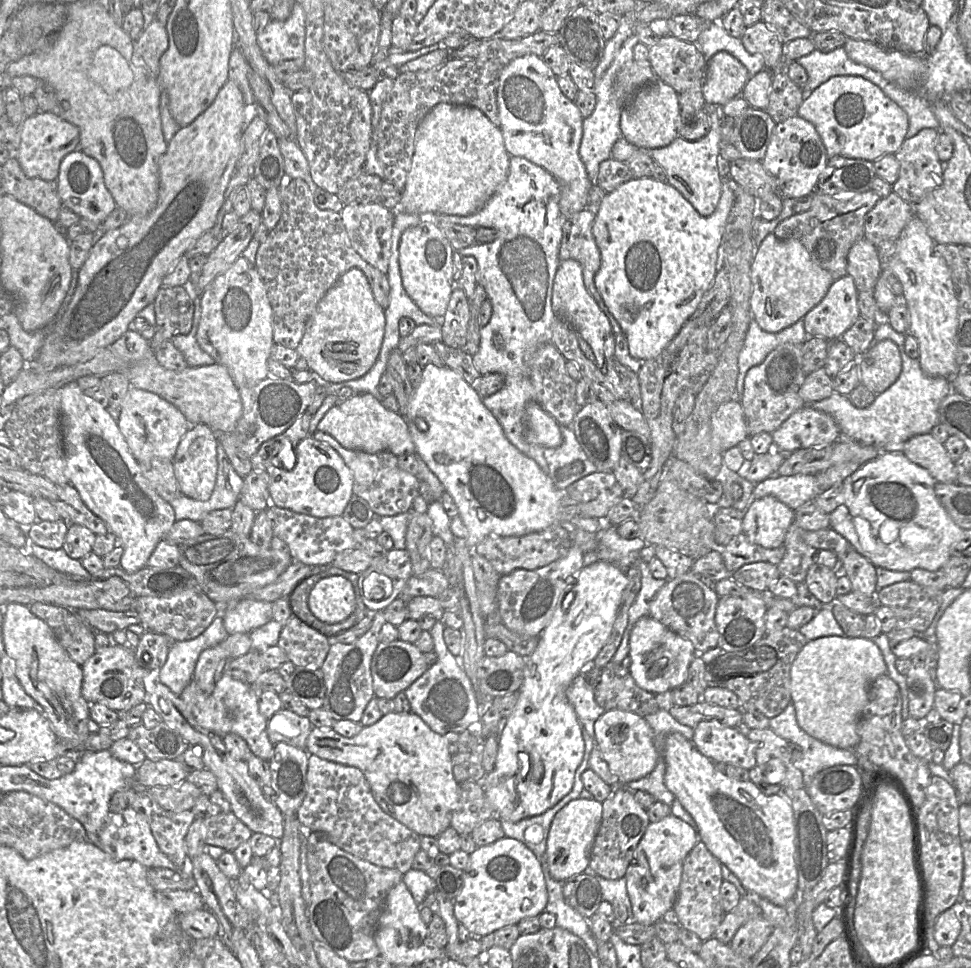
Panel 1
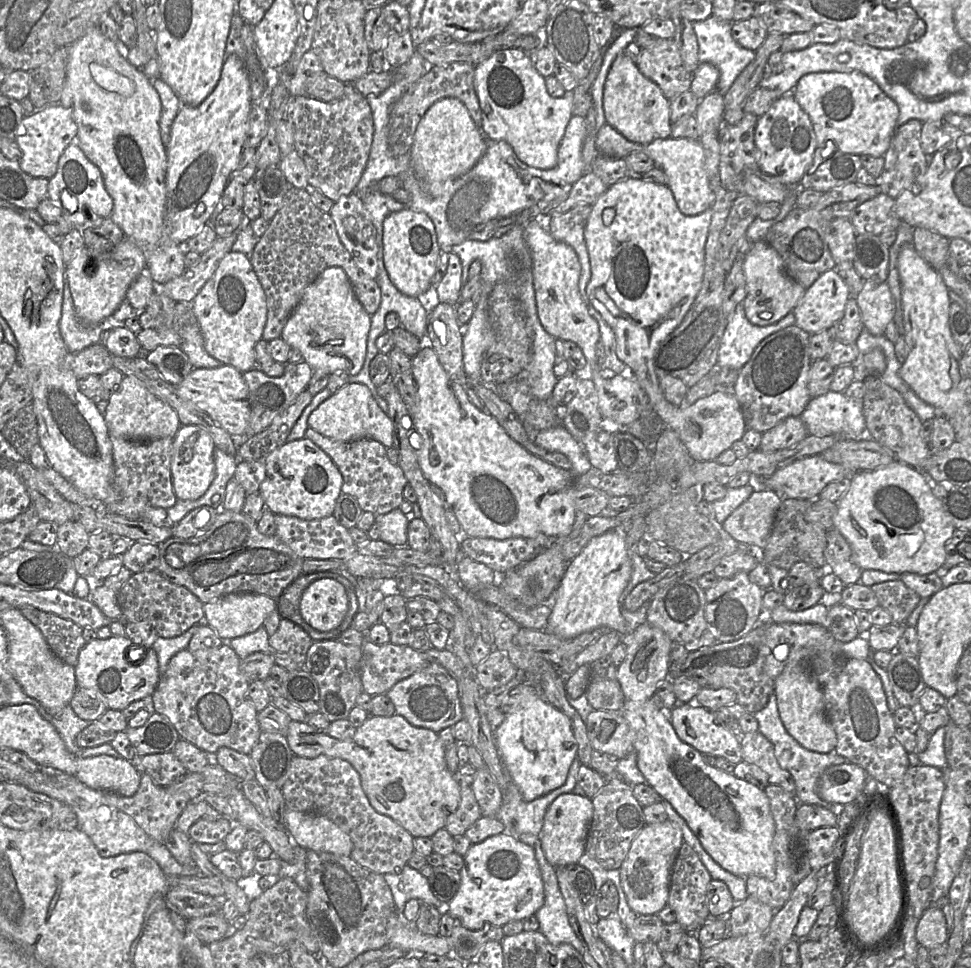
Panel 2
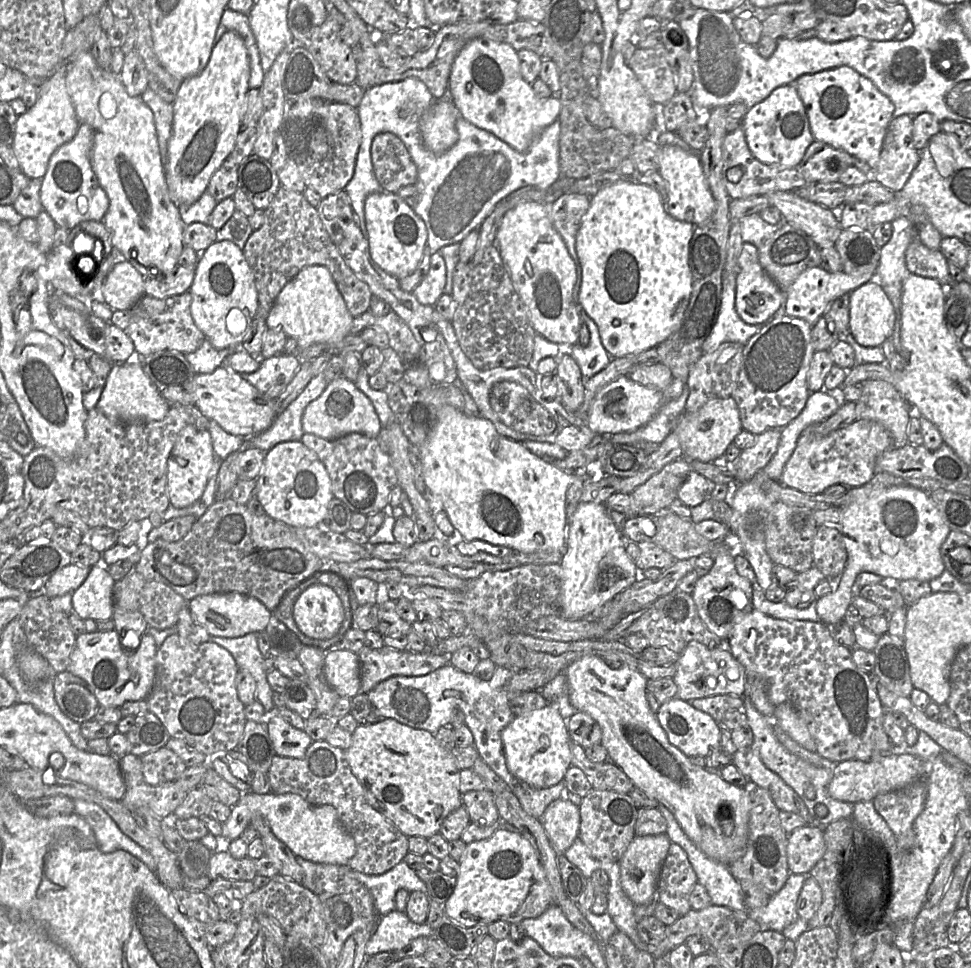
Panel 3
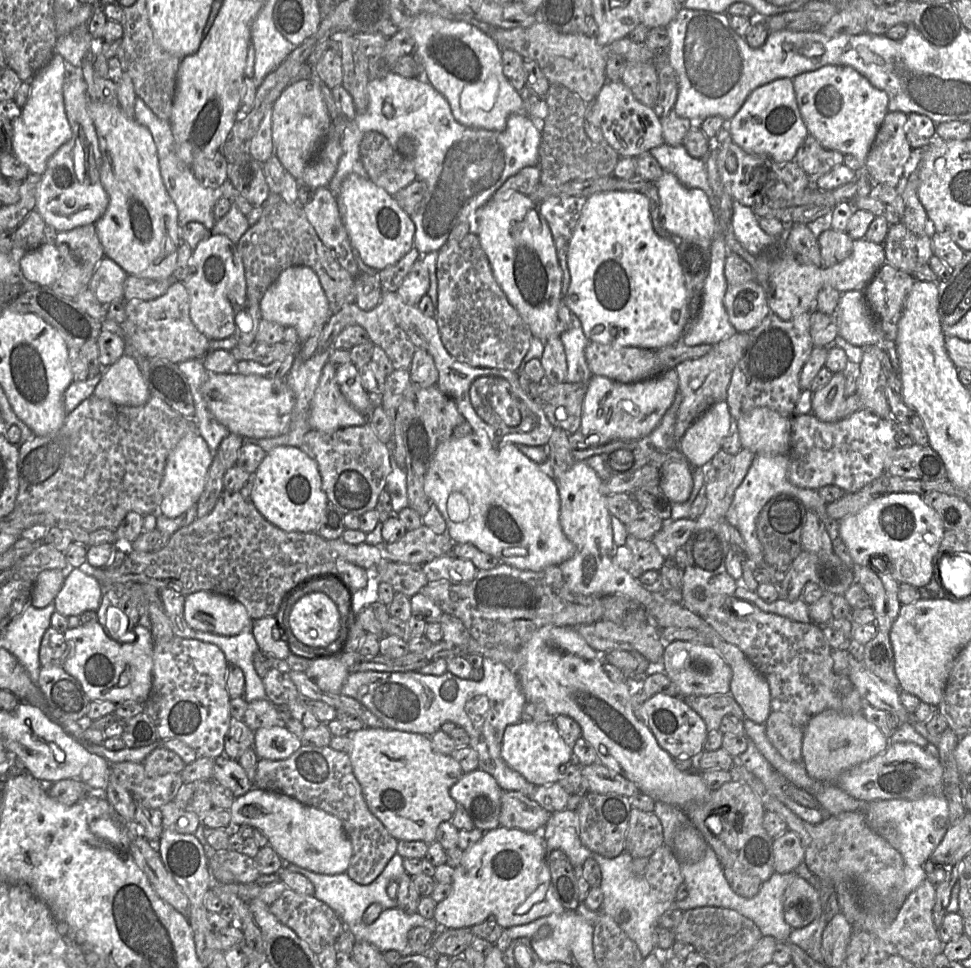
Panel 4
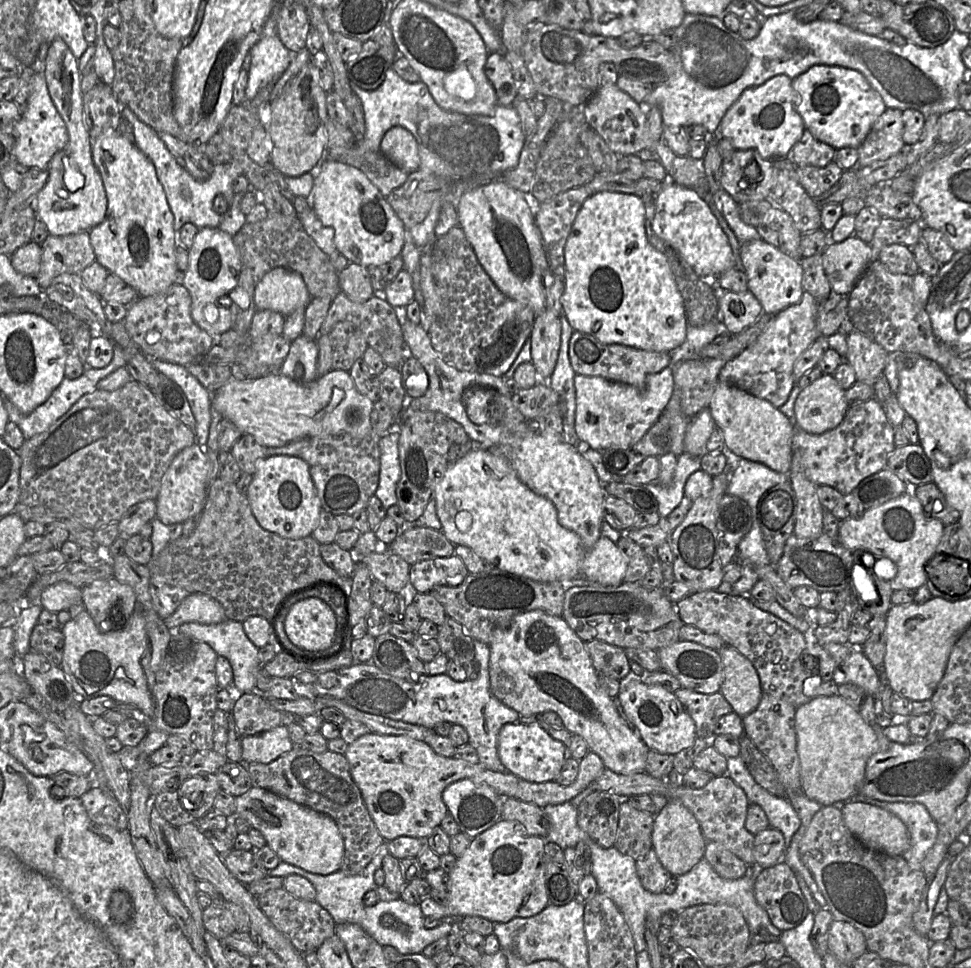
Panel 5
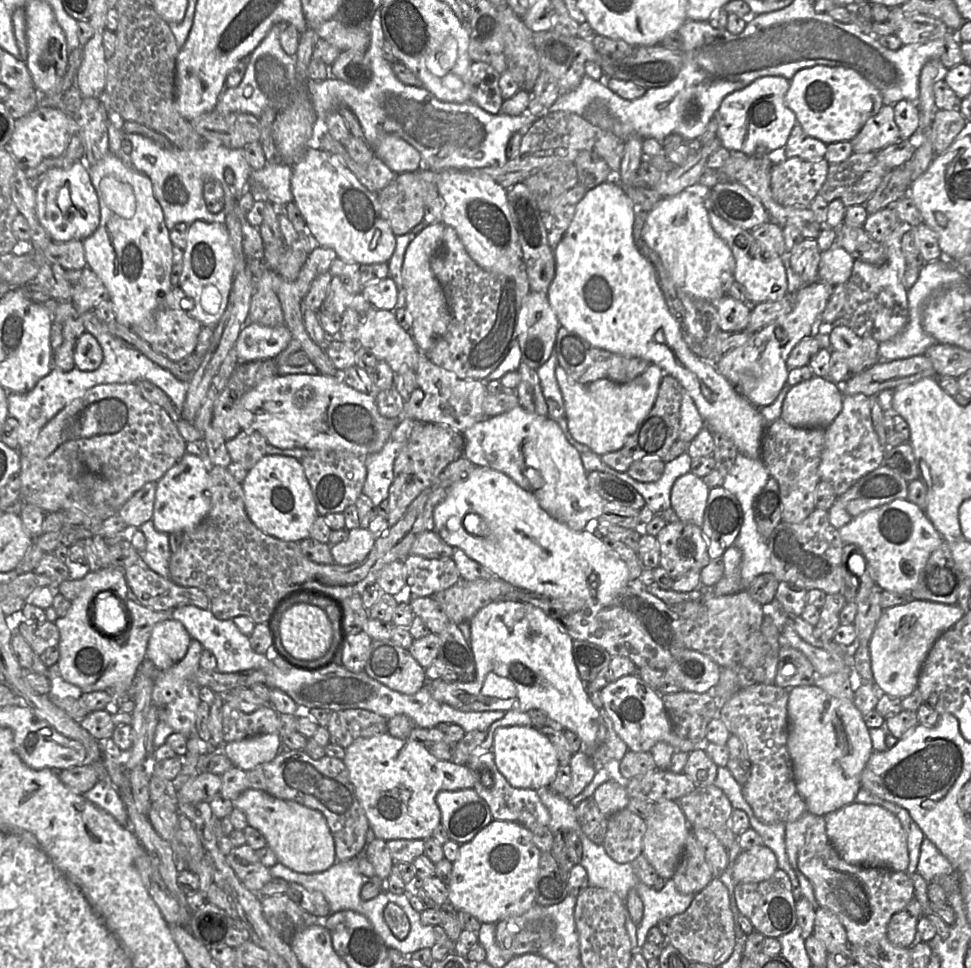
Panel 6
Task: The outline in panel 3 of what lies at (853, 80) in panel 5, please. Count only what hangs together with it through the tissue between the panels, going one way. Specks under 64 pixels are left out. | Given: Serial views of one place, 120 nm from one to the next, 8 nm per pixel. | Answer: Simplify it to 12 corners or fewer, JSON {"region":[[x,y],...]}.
{"region":[[848,66],[794,86],[814,140],[875,170],[893,102]]}

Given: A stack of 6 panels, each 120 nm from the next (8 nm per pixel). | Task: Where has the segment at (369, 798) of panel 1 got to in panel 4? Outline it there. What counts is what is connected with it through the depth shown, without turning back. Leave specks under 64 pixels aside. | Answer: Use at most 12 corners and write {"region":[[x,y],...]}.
{"region":[[330,746],[259,759],[254,787],[340,819],[346,874],[372,883],[399,841],[370,812]]}

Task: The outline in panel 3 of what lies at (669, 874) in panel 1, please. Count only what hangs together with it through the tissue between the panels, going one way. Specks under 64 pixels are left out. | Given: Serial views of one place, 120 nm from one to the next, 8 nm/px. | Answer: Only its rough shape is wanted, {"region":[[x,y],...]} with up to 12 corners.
{"region":[[666,833],[635,836],[619,861],[635,905],[656,899],[671,843]]}

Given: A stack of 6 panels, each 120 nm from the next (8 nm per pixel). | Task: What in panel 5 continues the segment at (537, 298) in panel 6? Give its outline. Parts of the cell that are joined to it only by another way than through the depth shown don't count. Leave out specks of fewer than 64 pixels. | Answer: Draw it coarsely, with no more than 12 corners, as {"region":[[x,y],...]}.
{"region":[[536,315],[529,336],[531,362],[552,375],[561,343],[560,318]]}

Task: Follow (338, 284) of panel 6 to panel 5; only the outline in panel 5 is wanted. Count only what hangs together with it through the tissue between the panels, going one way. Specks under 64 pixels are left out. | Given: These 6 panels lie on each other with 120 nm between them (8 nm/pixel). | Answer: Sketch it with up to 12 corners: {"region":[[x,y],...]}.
{"region":[[341,291],[319,335],[352,322],[387,366],[410,357],[395,307],[374,295],[357,303]]}

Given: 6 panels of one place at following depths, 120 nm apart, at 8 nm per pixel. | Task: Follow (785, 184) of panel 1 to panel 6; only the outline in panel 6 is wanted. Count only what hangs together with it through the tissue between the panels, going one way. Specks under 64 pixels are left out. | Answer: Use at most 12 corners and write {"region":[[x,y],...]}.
{"region":[[761,77],[726,96],[717,137],[730,152],[782,150],[796,116],[790,81]]}

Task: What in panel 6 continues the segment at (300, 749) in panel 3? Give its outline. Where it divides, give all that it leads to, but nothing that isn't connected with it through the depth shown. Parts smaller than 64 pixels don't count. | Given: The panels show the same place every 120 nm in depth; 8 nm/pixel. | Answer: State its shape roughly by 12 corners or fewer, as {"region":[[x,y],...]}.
{"region":[[279,733],[225,743],[233,765],[249,771],[280,753]]}

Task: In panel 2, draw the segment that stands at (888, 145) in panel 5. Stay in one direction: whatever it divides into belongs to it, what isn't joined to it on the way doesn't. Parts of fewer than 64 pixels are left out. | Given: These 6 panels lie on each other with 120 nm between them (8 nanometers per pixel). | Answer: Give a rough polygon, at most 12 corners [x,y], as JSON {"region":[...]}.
{"region":[[923,122],[899,125],[883,155],[881,192],[897,198],[917,187],[929,164]]}

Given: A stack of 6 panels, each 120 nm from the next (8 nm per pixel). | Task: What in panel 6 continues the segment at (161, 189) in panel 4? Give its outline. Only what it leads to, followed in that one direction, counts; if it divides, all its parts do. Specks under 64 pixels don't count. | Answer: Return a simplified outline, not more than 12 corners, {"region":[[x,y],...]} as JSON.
{"region":[[81,162],[100,223],[82,240],[115,320],[153,329],[174,247],[148,176]]}

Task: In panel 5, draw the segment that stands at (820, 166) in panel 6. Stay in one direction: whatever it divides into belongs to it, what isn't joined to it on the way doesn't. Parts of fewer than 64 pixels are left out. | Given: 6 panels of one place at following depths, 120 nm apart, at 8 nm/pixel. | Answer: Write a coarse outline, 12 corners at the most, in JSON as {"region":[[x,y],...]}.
{"region":[[796,167],[798,181],[812,199],[835,185],[843,171],[824,167]]}

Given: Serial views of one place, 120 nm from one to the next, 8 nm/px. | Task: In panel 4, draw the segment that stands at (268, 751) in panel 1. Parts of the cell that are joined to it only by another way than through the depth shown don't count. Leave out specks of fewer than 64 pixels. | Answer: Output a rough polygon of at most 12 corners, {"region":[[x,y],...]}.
{"region":[[155,644],[144,711],[161,740],[224,755],[228,661],[215,644]]}

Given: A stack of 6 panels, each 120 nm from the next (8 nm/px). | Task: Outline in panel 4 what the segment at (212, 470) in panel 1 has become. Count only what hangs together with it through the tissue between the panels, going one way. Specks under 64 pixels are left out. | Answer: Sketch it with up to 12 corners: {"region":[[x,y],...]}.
{"region":[[197,431],[167,458],[157,512],[175,518],[204,490],[213,454]]}

